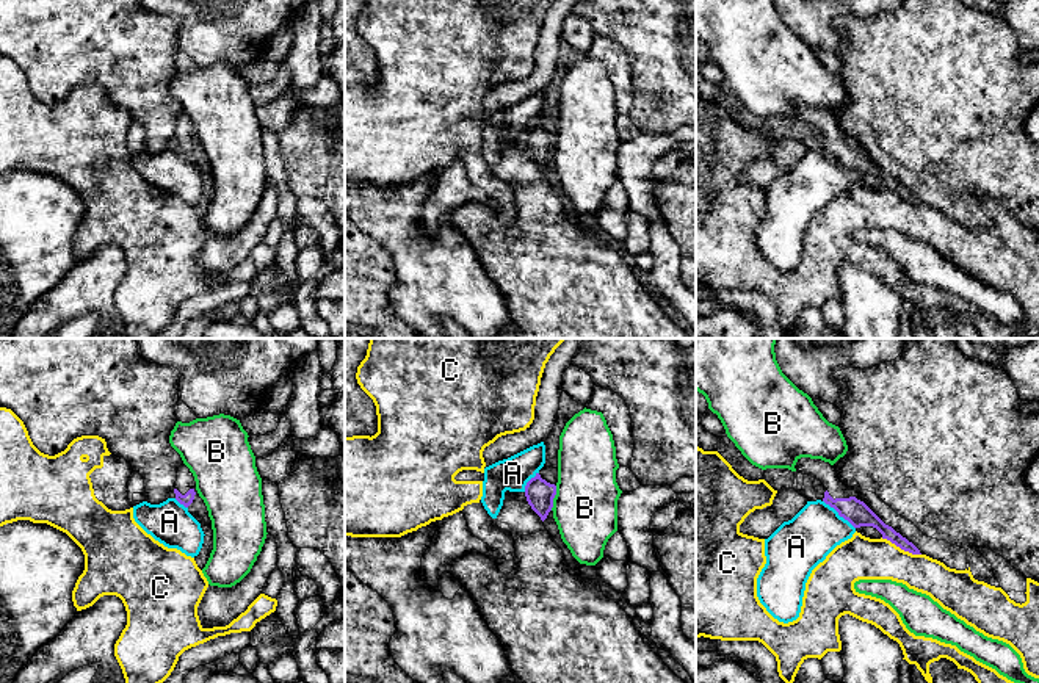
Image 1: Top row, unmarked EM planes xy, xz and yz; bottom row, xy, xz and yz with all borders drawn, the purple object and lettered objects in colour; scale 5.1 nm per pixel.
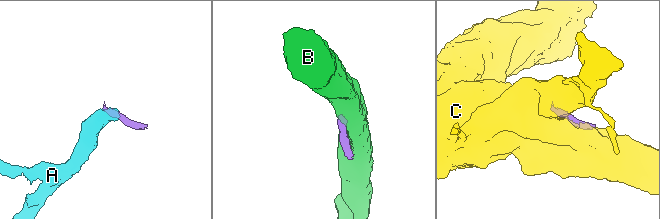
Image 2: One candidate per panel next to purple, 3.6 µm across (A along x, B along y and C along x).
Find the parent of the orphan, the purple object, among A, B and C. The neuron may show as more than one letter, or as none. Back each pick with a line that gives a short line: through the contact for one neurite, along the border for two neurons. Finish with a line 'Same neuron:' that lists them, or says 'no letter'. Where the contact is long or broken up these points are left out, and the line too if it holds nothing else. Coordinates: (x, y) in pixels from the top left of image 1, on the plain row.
Same neuron: no letter

